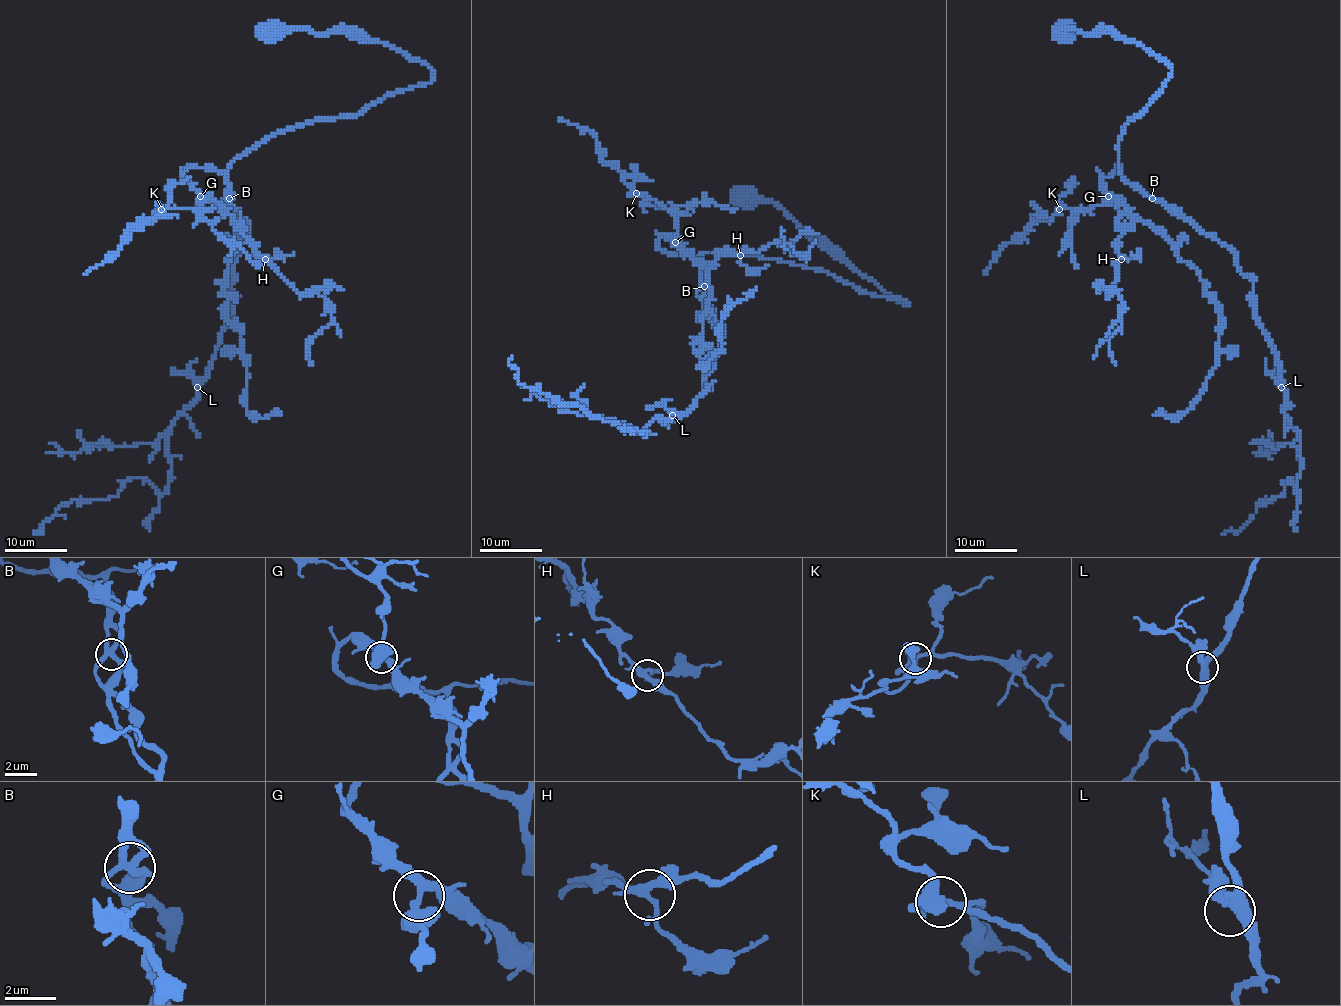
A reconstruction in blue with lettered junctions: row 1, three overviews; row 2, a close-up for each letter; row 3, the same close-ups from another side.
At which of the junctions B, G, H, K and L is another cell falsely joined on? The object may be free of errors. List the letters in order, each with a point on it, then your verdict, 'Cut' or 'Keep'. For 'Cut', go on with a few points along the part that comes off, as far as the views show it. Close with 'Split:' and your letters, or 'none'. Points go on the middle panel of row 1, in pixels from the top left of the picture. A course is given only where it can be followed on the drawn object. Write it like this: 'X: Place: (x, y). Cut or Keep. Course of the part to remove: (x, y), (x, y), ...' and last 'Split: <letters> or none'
B: Place: (704, 286). Keep
G: Place: (675, 242). Keep
H: Place: (740, 255). Keep
K: Place: (636, 193). Keep
L: Place: (672, 415). Keep
Split: none

